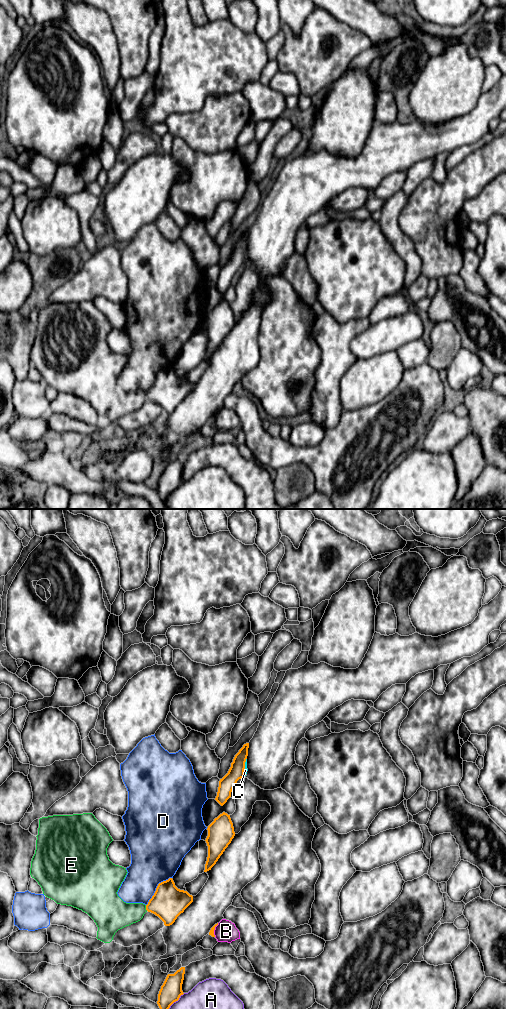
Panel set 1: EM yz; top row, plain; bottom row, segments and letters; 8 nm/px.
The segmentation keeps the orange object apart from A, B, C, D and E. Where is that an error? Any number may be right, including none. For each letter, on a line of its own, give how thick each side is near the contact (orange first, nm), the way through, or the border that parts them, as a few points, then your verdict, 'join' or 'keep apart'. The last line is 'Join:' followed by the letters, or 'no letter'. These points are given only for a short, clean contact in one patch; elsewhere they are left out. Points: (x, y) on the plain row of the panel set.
A: calibres 170 and 460 nm; keep apart
B: calibres 40 and 170 nm; keep apart
C: calibres 120 and 30 nm; border yz (246, 246), (244, 263); keep apart
D: calibres 280 and 400 nm; keep apart
E: calibres 280 and 240 nm; keep apart
Join: no letter

